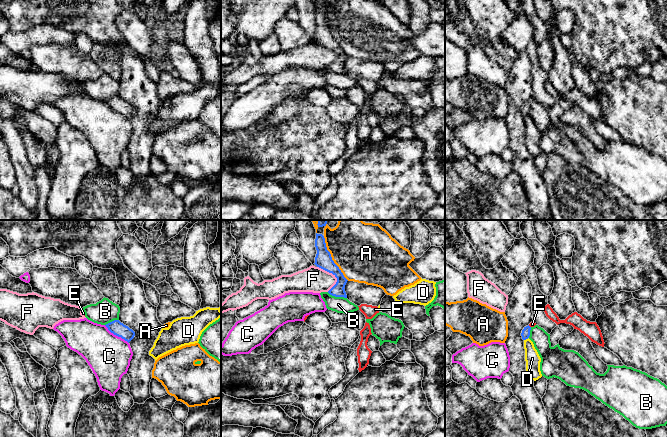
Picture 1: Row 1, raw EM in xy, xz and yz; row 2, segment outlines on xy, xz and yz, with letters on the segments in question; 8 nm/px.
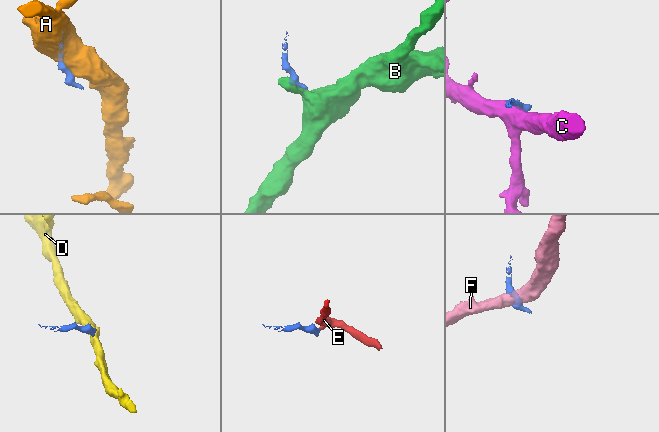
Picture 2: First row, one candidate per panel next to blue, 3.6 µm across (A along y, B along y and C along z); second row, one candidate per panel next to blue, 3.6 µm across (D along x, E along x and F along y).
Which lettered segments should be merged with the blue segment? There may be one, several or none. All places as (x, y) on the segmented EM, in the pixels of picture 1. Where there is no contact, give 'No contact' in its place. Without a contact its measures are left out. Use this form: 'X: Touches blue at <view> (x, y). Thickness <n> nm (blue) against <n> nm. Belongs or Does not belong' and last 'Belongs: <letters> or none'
A: Touches blue at xz (331, 258). Thickness 140 nm (blue) against 460 nm. Does not belong
B: Touches blue at xz (337, 296). Thickness 100 nm (blue) against 130 nm. Does not belong
C: Touches blue at xy (116, 335). Thickness 110 nm (blue) against 340 nm. Does not belong
D: Touches blue at yz (526, 338). Thickness 70 nm (blue) against 120 nm. Does not belong
E: Touches blue at yz (529, 326). Thickness 70 nm (blue) against 50 nm. Belongs
F: Touches blue at xz (333, 274). Thickness 140 nm (blue) against 200 nm. Does not belong
Belongs: E

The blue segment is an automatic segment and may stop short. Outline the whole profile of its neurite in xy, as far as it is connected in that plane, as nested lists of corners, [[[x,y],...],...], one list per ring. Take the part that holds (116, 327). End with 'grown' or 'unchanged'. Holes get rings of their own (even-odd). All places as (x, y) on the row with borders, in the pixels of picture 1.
[[[114,320],[105,325],[114,335],[121,337],[128,343],[134,338],[135,332],[119,320]]]; unchanged

